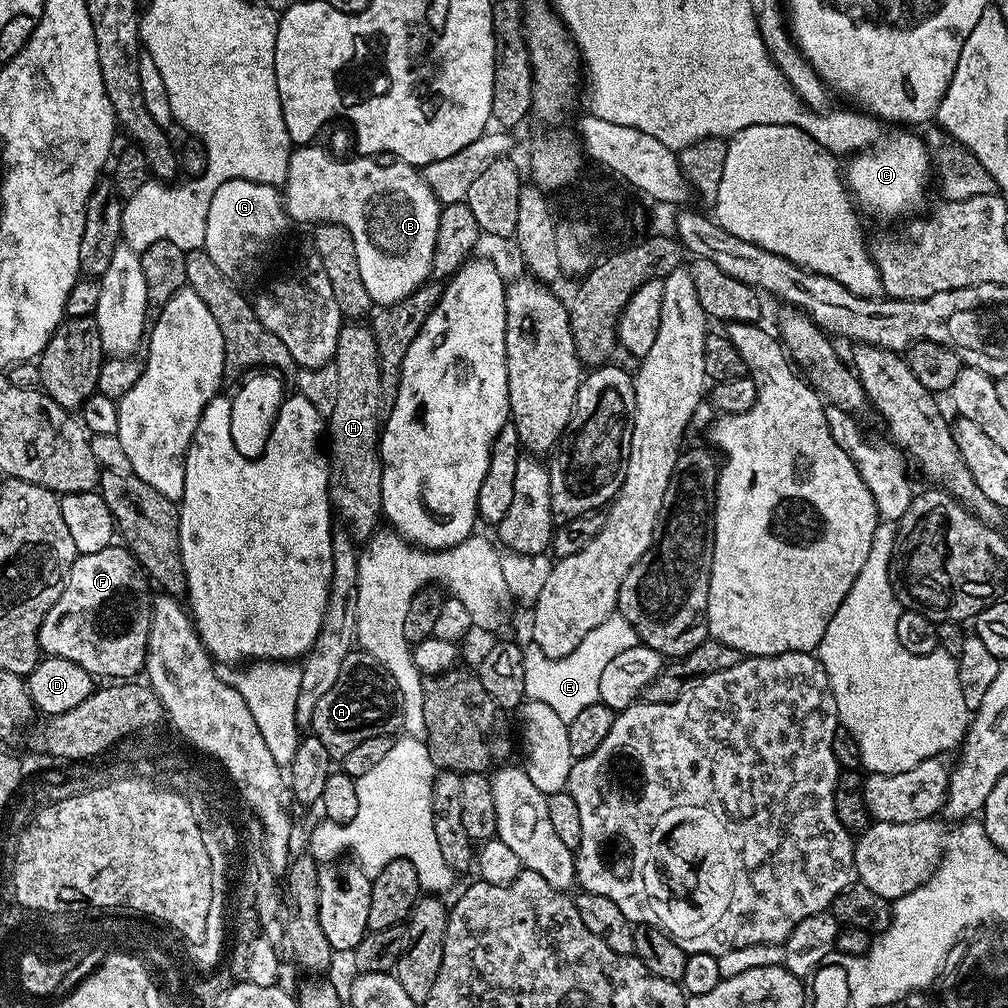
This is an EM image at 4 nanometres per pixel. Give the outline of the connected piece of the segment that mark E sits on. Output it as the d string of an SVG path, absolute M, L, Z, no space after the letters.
M619 614L608 616L600 626L590 630L582 638L578 646L568 655L560 659L545 656L541 648L530 644L524 648L523 669L525 671L524 695L529 700L536 700L548 704L564 722L574 720L575 715L586 707L597 703L599 679L606 670L606 665L612 658L622 654L630 646L637 643L636 632L626 622L626 618Z

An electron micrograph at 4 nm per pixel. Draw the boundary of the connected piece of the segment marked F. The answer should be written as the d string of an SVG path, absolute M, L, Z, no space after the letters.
M123 546L98 550L98 554L77 555L74 566L70 566L70 574L58 602L54 602L54 606L50 606L50 614L42 618L41 653L78 662L78 666L82 666L82 670L86 670L94 678L112 676L108 678L124 682L139 677L144 671L152 617L152 600L148 596L148 588L150 589L149 581L140 565Z

